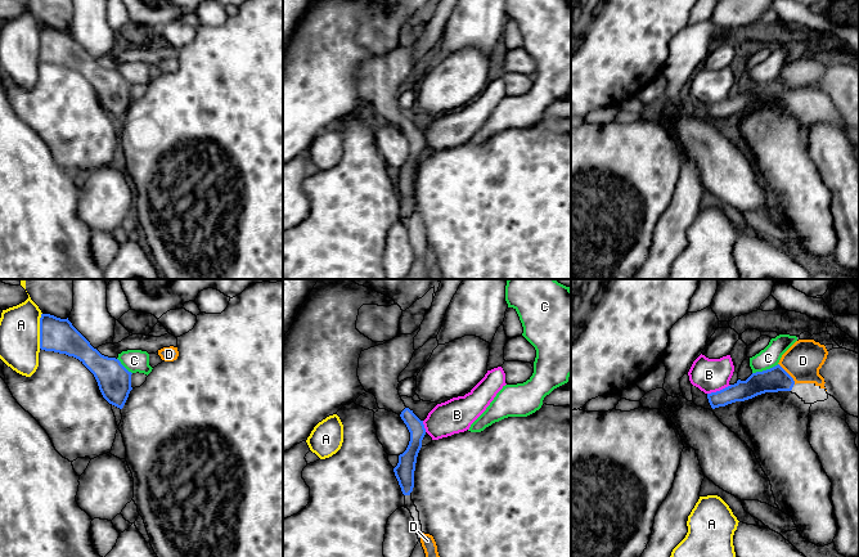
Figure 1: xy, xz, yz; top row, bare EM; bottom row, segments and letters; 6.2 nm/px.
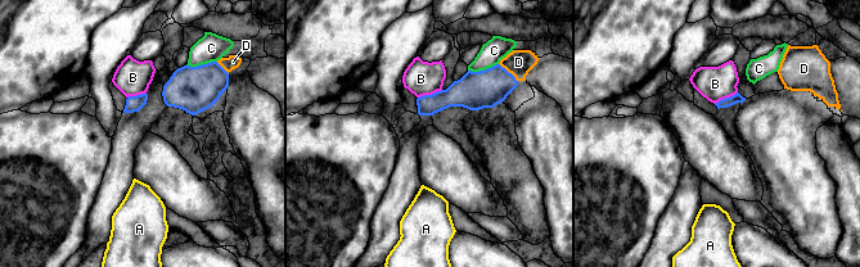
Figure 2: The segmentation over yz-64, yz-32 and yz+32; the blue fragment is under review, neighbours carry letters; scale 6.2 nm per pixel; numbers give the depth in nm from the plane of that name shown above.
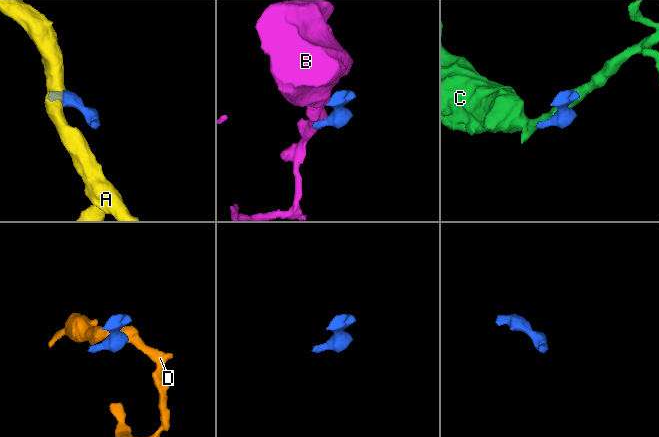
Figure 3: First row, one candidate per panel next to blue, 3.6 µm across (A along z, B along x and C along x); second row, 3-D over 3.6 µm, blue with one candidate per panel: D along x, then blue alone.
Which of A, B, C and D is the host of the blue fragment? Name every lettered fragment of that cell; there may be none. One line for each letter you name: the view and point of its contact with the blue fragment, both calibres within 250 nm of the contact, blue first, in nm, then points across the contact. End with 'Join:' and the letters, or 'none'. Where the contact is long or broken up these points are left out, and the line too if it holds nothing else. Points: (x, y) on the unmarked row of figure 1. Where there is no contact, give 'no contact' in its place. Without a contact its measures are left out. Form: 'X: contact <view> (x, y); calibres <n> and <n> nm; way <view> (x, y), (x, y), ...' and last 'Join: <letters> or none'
Join: none

